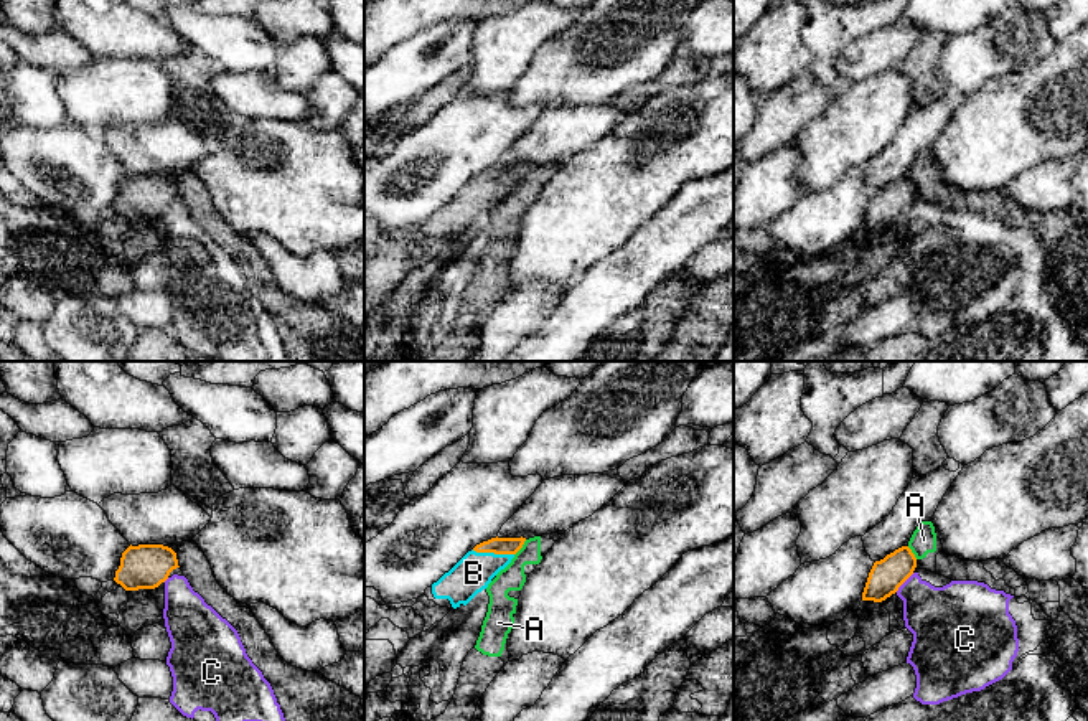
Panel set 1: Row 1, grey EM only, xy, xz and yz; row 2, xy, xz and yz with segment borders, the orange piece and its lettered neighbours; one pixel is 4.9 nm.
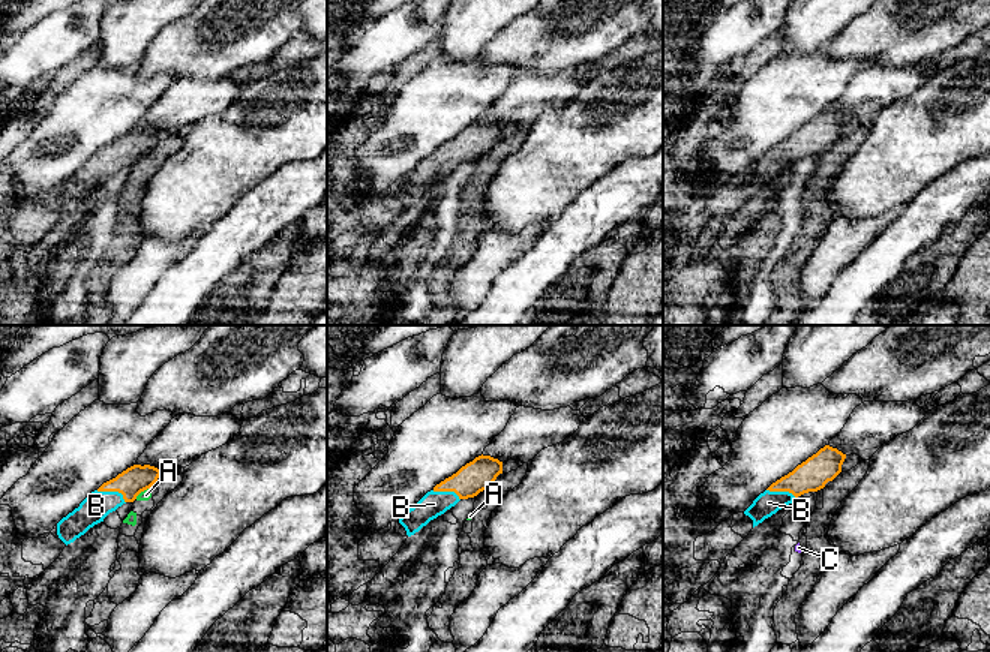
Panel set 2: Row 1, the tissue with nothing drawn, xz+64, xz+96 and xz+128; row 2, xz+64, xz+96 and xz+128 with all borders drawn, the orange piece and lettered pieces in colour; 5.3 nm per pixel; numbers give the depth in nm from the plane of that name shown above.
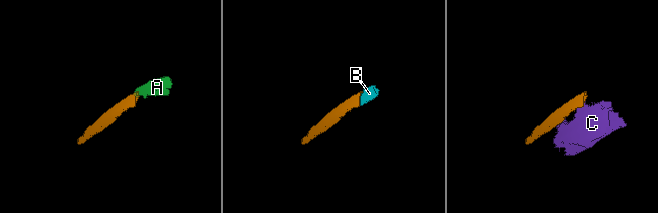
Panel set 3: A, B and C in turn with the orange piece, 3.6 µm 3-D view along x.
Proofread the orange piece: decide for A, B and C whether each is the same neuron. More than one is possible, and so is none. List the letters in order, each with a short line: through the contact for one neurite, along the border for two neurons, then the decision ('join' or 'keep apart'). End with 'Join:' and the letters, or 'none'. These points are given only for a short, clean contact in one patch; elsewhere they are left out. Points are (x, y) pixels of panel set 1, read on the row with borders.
A: xz (526, 540), (515, 555) | keep apart
B: xz (497, 545), (493, 551), (473, 573) | join
C: keep apart
Join: B

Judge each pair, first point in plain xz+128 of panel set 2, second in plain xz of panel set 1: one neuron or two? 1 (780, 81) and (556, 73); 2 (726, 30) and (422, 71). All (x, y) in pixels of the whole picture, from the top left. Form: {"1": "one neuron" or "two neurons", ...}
{"1": "two neurons", "2": "one neuron"}

